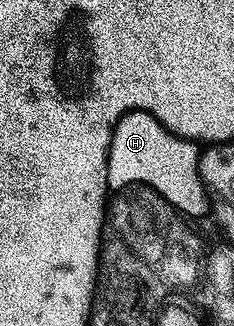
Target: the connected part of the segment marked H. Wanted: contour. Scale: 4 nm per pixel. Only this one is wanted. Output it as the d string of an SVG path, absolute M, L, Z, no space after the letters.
M130 109L113 123L107 156L107 187L141 183L158 194L167 189L167 129L149 111Z

